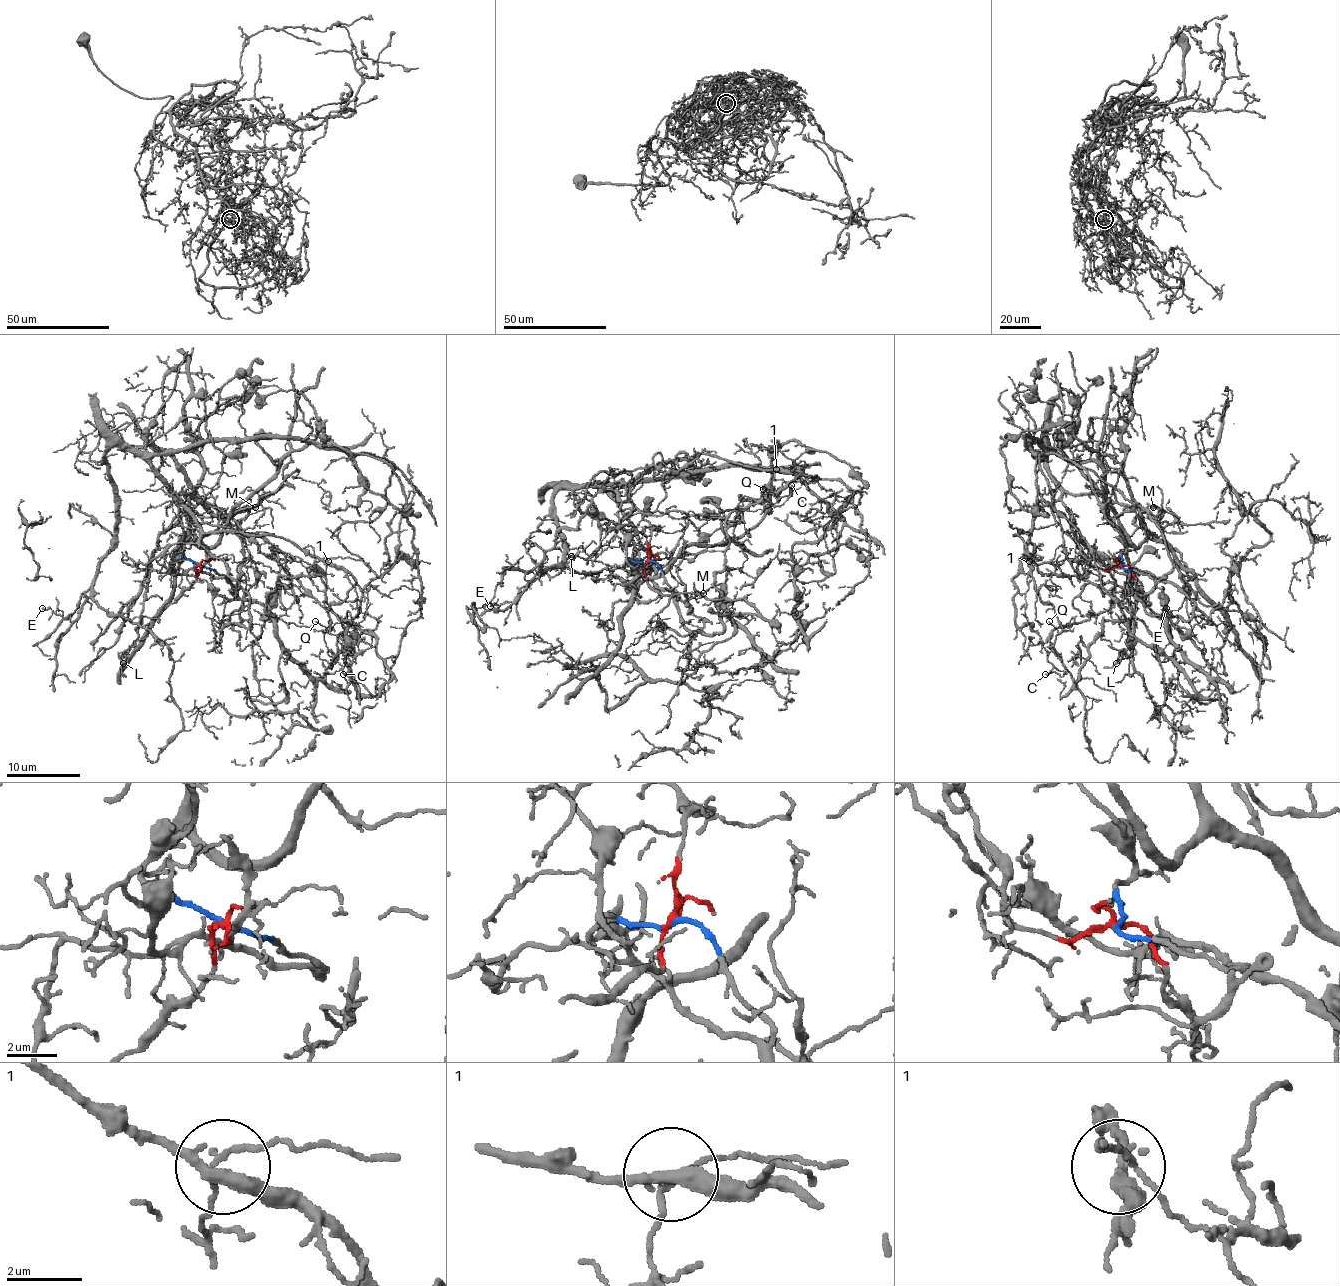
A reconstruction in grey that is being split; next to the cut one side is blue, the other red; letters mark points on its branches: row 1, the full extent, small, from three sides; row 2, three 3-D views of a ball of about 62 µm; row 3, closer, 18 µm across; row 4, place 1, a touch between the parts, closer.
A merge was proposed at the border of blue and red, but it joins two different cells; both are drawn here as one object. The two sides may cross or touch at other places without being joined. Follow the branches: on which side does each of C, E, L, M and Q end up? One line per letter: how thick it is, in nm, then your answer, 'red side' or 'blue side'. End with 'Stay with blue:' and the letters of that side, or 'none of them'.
C: 110 nm | red side
E: 110 nm | red side
L: 120 nm | blue side
M: 110 nm | red side
Q: 90 nm | red side
Stay with blue: L

